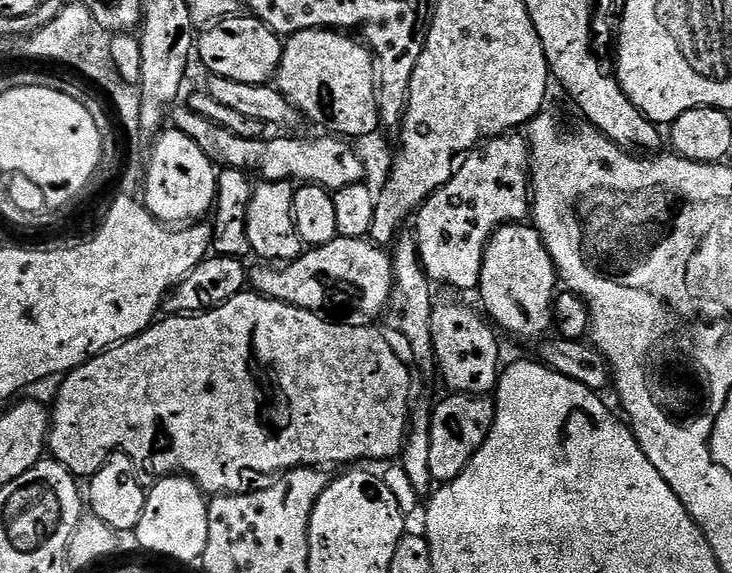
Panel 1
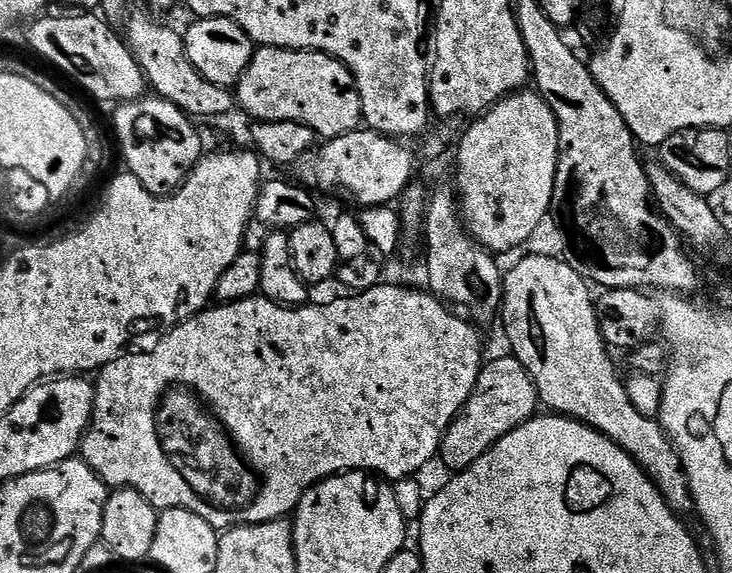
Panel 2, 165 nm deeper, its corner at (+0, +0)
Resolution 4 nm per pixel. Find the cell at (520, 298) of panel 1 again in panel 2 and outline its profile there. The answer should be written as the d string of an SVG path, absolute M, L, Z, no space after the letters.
M524 256L512 269L507 269L502 280L504 298L502 301L502 324L508 335L508 344L511 355L515 356L530 374L536 387L539 403L544 404L549 413L568 416L572 420L581 420L594 430L598 430L606 438L610 438L638 466L655 482L656 489L664 496L665 502L677 514L691 513L694 505L692 495L688 489L688 479L684 473L682 462L678 458L676 449L668 439L659 419L648 419L634 408L630 402L625 381L620 381L612 360L608 357L610 348L604 343L599 330L599 319L596 317L596 303L589 281L583 280L563 258L557 256Z

